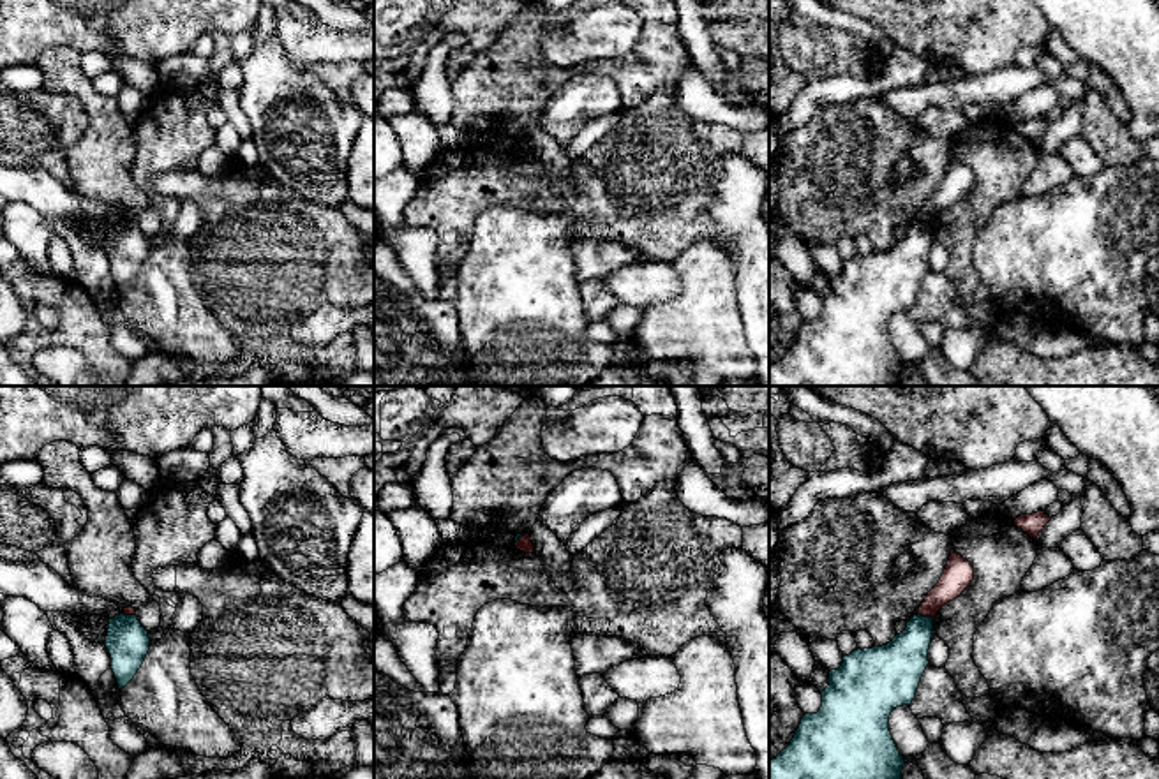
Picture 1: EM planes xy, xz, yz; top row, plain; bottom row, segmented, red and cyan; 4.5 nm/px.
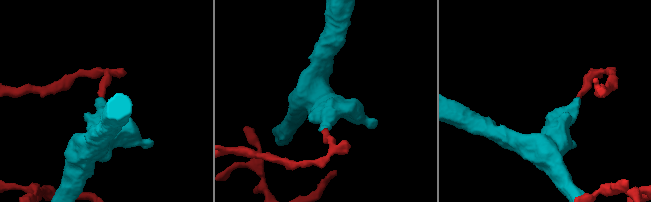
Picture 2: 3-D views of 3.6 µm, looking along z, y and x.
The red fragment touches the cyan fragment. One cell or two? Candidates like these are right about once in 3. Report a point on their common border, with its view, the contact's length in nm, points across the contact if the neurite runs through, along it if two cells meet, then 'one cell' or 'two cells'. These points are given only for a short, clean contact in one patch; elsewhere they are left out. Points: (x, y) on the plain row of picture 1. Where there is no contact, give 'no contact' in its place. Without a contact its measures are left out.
meets red in yz at (925, 221); contact 80 nm long; border along yz (918, 217), (932, 224); two cells

